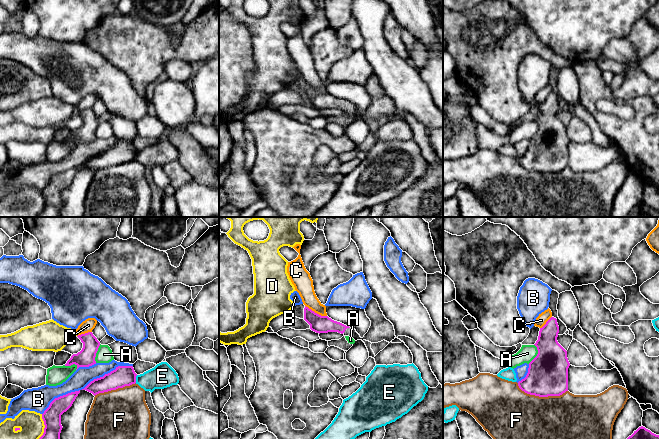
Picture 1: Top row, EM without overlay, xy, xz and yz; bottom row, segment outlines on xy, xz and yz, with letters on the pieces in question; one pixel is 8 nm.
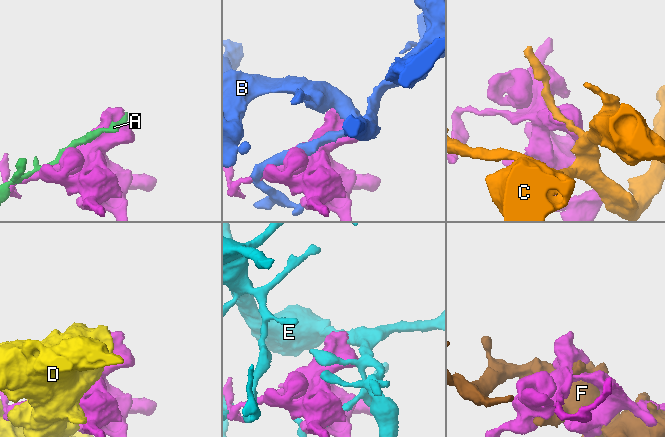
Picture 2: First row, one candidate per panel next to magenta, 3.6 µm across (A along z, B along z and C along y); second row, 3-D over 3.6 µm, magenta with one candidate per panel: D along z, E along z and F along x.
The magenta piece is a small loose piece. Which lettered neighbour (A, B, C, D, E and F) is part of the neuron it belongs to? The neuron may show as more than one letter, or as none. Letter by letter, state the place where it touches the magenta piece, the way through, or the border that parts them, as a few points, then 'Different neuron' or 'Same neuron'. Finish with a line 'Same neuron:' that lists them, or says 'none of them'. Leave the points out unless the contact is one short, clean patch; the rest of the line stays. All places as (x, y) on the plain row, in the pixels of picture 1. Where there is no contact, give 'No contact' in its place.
A: Touches magenta at yz (537, 130). Different neuron
B: Touches magenta at xy (106, 150). Different neuron
C: Touches magenta at xz (316, 89). Boundary: xz (305, 81), (315, 88), (326, 92). Different neuron
D: Touches magenta at xy (45, 203). Different neuron
E: Touches magenta at xy (135, 155). Different neuron
F: Touches magenta at yz (541, 172). Different neuron
Same neuron: none of them

